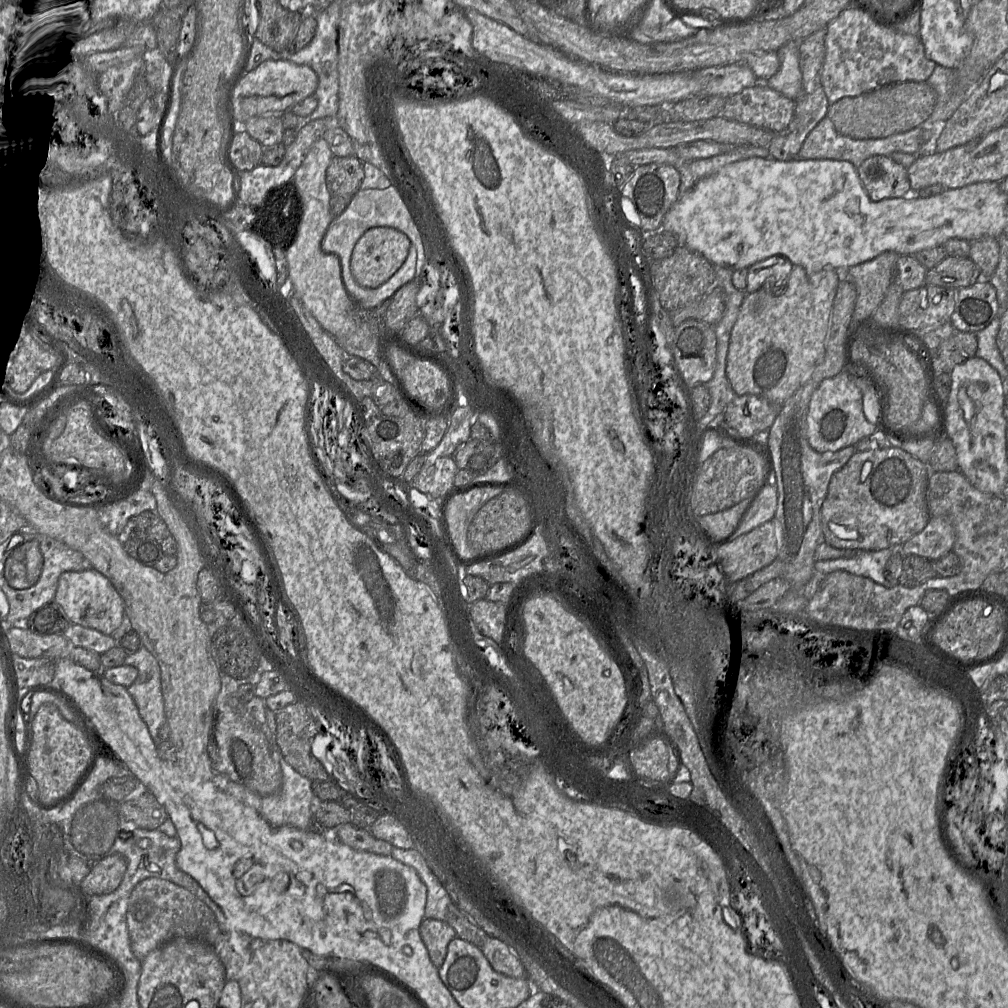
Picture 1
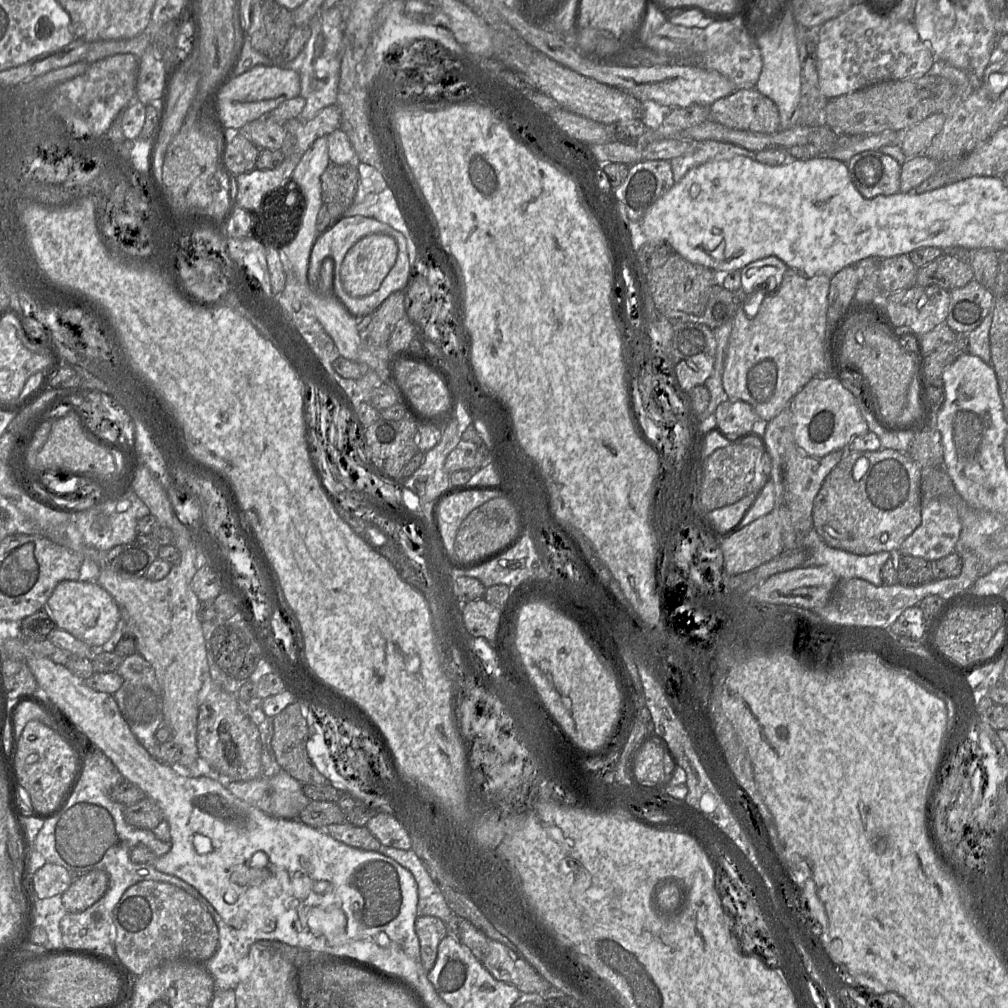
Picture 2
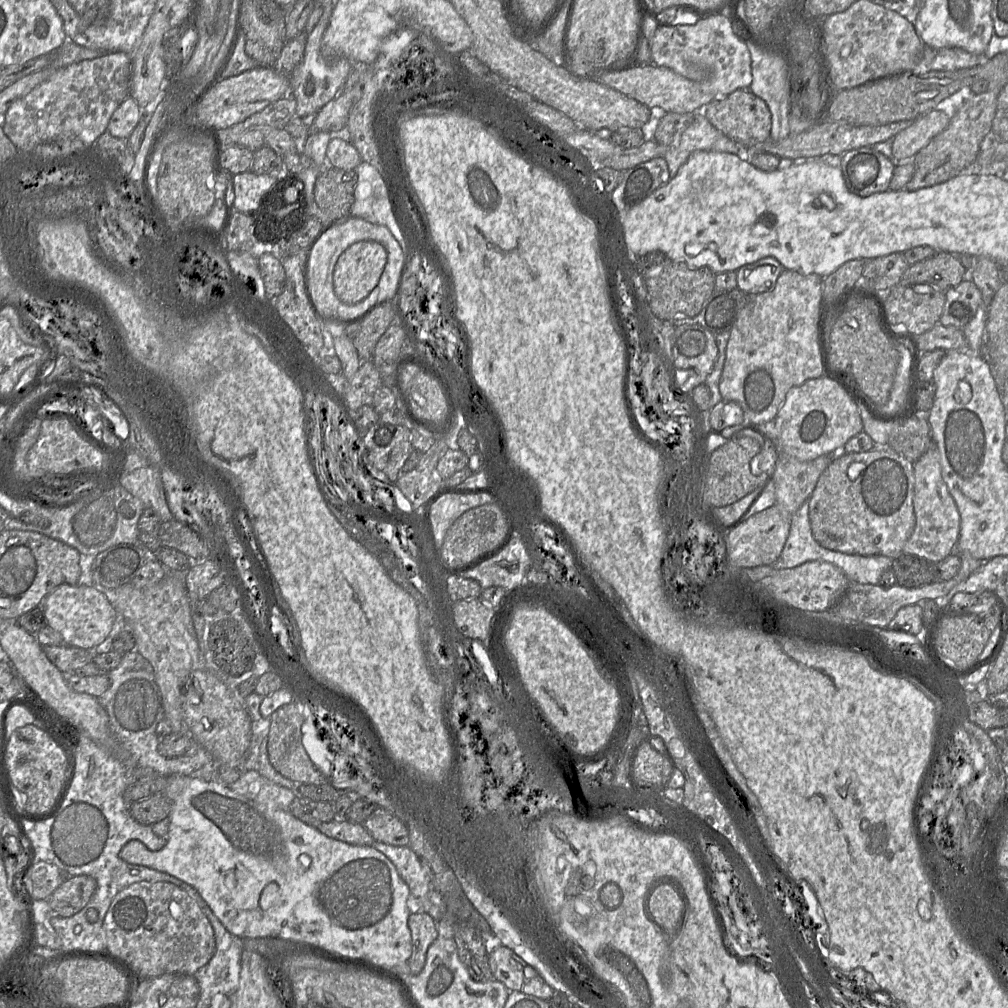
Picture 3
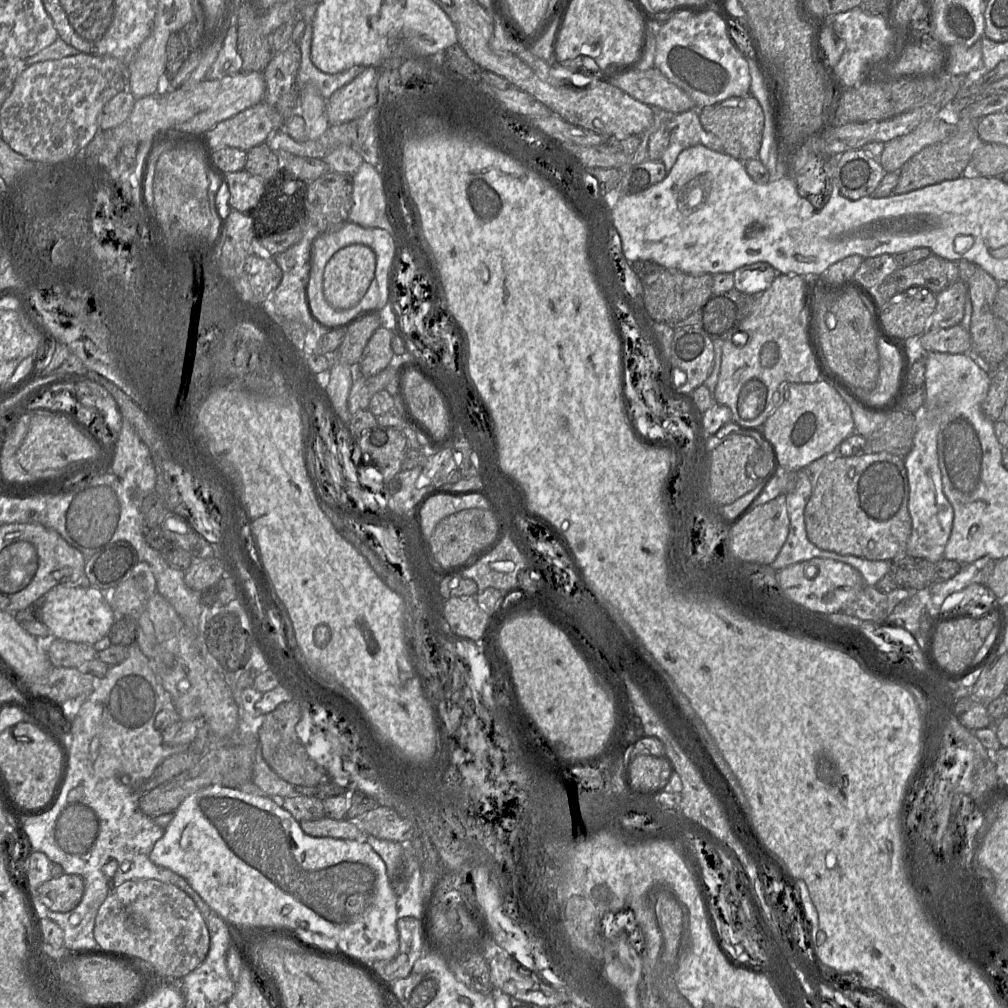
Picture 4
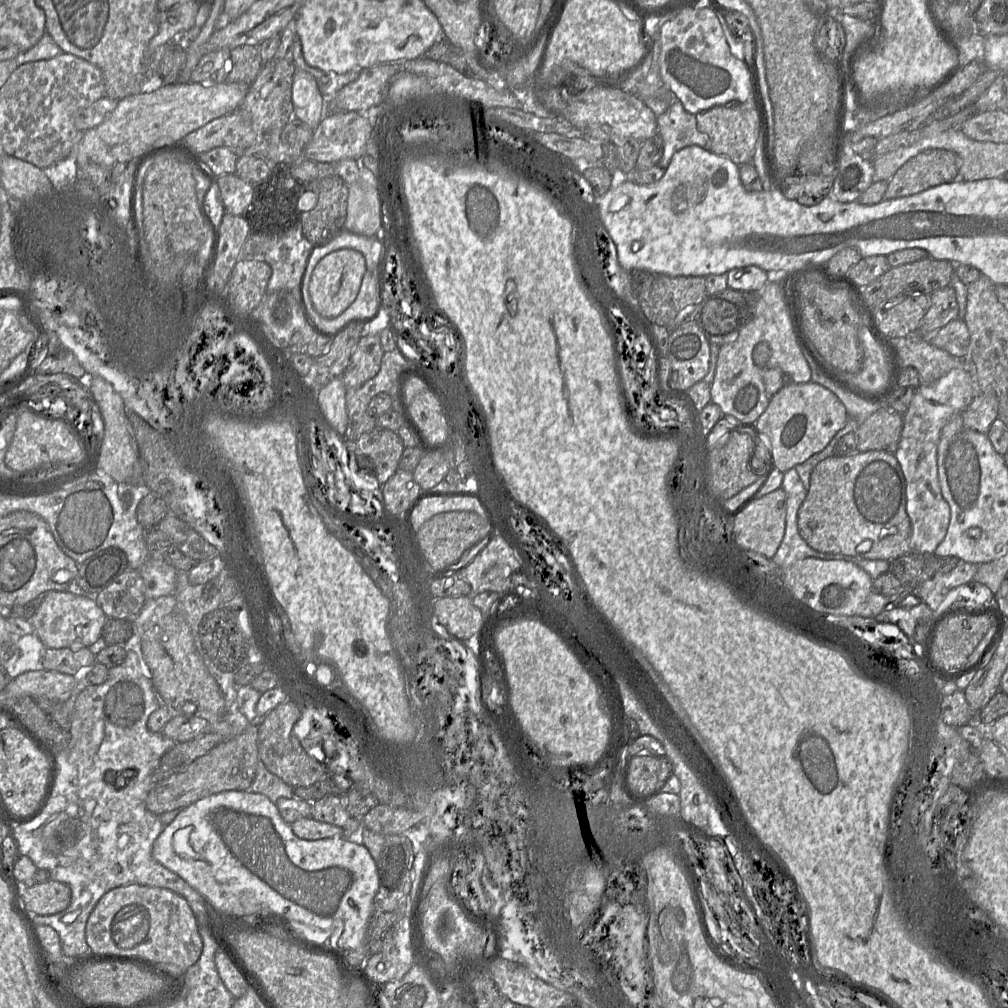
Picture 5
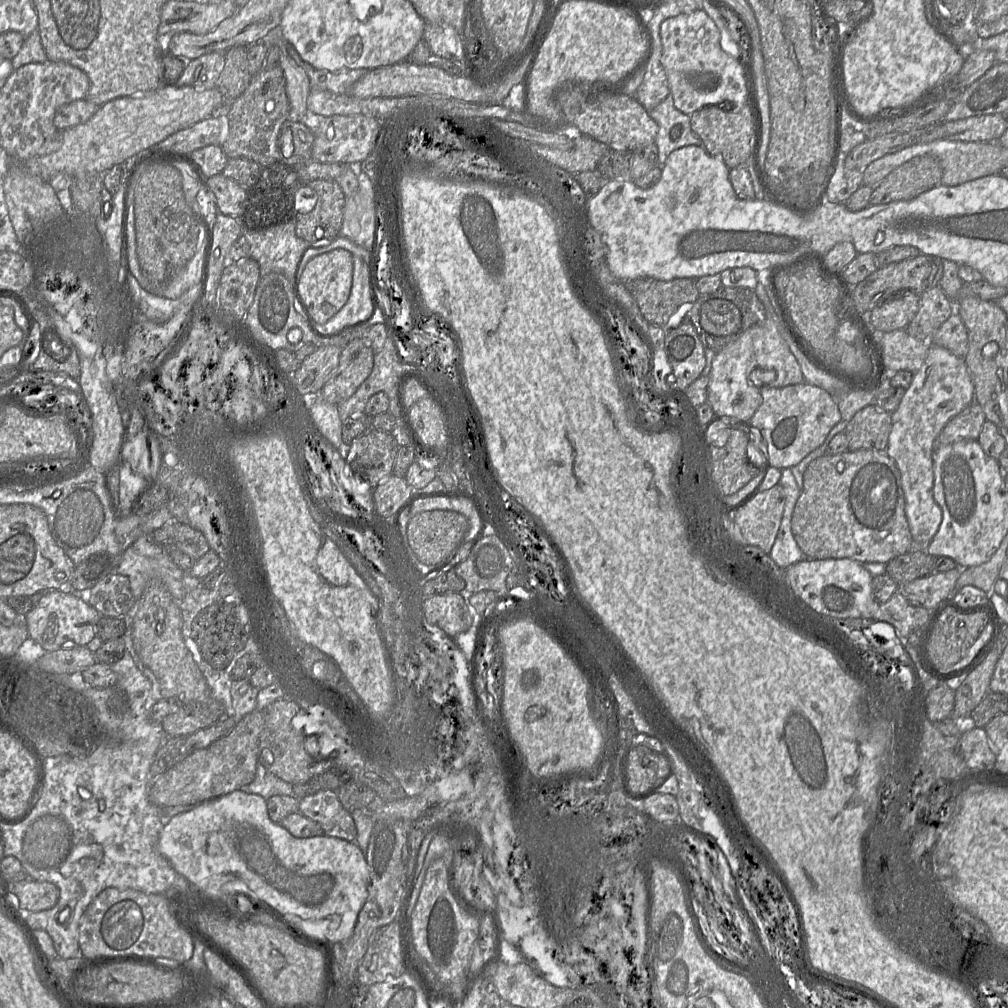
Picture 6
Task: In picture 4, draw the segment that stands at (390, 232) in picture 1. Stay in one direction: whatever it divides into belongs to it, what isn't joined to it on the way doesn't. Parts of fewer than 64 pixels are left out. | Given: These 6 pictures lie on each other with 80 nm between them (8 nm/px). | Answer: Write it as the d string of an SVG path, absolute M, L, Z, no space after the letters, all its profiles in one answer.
M361 244L348 245L338 250L326 264L323 274L323 294L336 310L348 310L357 306L368 291L376 269L374 252Z

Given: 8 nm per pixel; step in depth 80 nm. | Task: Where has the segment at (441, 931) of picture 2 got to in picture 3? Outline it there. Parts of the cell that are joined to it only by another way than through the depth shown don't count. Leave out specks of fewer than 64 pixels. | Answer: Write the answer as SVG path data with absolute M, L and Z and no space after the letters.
M412 913L408 917L411 932L412 954L407 963L411 975L417 975L423 969L429 946L438 937L438 924L427 913Z

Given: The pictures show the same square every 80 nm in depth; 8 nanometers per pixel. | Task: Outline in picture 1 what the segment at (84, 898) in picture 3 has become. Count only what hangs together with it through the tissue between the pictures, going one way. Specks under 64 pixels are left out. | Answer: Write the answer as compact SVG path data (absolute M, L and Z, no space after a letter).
M112 855L95 864L79 887L88 896L106 895L120 885L127 869L122 855Z

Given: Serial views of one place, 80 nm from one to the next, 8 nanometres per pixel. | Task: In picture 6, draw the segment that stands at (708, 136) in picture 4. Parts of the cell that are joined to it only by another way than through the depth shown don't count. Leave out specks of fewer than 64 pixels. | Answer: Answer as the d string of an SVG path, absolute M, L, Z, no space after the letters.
M671 93L648 113L658 125L654 141L658 148L656 166L663 167L669 154L676 149L689 145L702 146L702 140L691 128L690 115L674 106Z

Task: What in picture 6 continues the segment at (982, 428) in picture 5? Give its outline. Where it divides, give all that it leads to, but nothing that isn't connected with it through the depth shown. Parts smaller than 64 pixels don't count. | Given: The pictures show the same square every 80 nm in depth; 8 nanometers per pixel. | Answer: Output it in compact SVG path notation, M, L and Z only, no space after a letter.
M974 400L947 422L934 442L934 451L938 447L959 441L977 440L986 420L983 409Z

